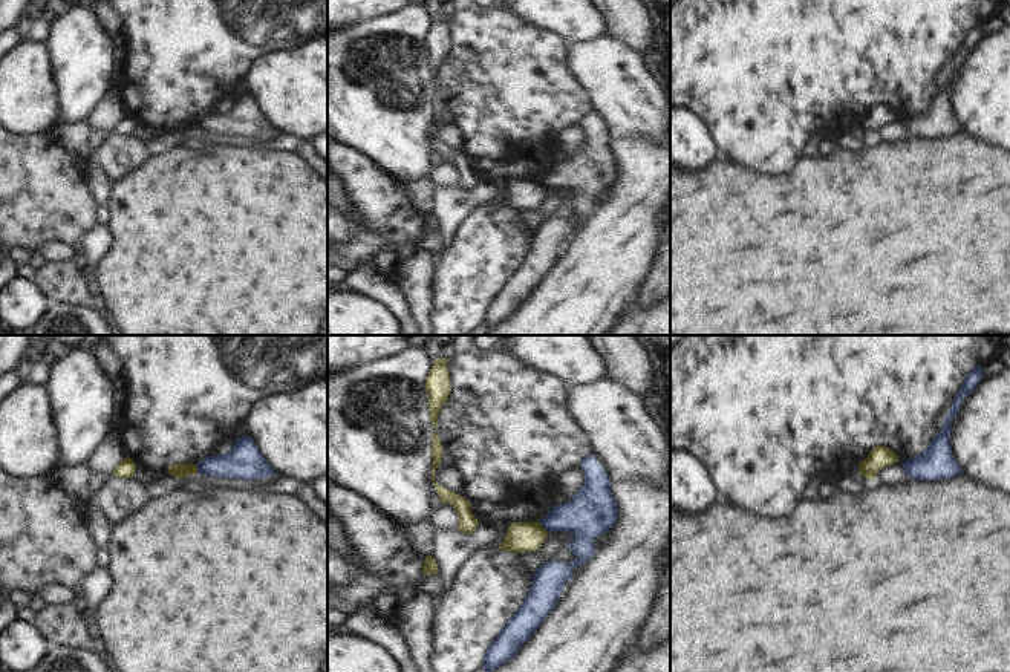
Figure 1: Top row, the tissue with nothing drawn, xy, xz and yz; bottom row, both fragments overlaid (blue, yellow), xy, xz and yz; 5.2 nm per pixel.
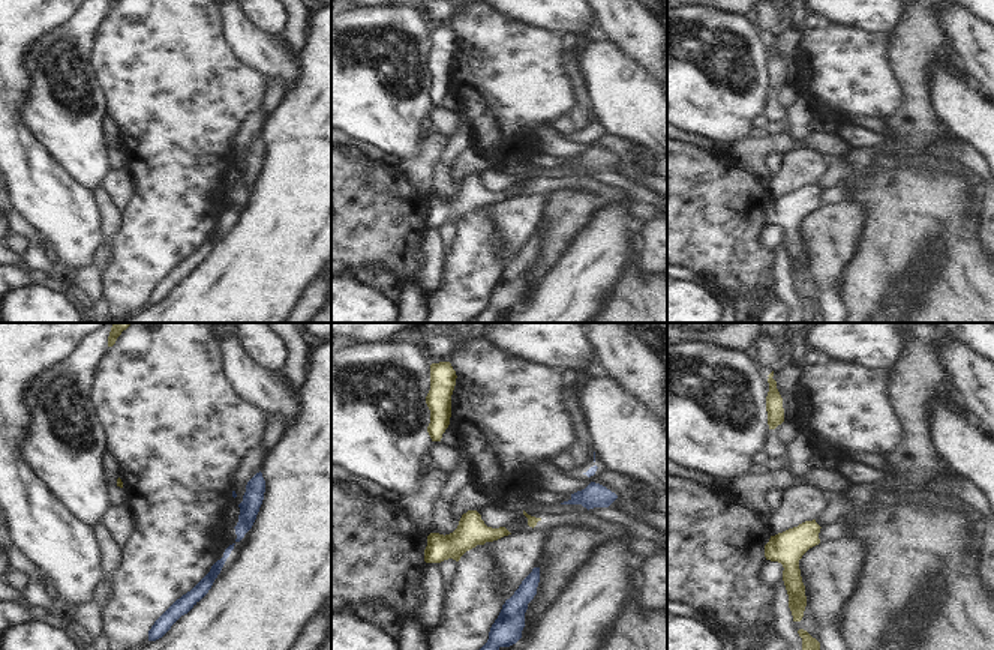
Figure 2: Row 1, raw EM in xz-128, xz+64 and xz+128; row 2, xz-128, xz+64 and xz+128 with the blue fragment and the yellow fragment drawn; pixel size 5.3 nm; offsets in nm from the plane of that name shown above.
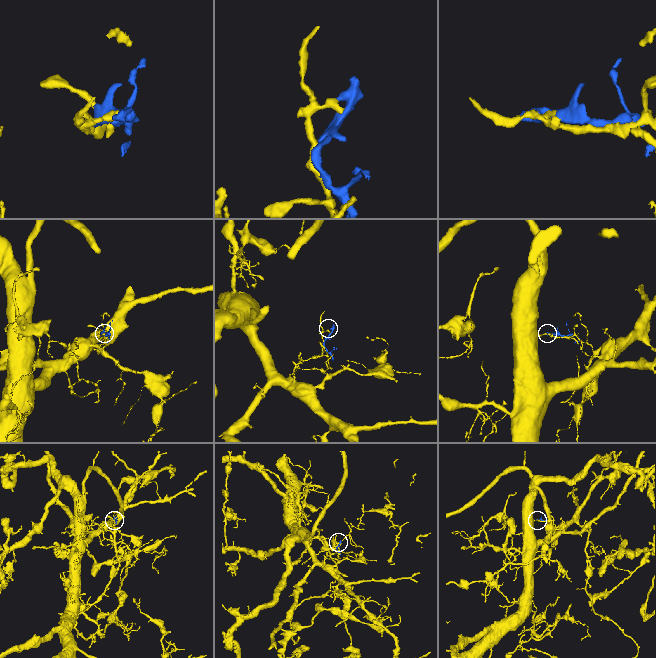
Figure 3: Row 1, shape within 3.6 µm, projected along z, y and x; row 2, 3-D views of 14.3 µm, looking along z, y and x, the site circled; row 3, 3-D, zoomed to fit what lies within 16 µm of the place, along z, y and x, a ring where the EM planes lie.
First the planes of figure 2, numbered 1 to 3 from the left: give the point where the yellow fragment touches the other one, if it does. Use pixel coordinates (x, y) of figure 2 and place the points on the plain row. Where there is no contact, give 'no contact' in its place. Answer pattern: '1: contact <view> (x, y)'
1: no contact
2: no contact
3: contact xz+128 (816, 317)

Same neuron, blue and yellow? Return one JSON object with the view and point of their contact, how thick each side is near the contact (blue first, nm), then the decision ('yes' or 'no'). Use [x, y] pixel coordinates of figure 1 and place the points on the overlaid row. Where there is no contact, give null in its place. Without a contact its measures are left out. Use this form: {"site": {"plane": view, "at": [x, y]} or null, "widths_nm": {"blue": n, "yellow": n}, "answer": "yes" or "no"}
{"site": {"plane": "xz", "at": [544, 527]}, "widths_nm": {"blue": 240, "yellow": 160}, "answer": "no"}

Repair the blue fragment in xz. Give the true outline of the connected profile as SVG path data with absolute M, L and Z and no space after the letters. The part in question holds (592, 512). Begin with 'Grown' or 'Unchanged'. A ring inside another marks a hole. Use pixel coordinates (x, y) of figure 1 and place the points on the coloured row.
Unchanged. M589 455L580 462L580 468L585 475L585 484L572 501L552 505L539 522L548 533L566 531L575 536L571 543L566 543L575 560L571 563L549 560L536 571L520 608L490 643L484 655L484 672L493 672L520 651L522 644L554 609L565 582L572 577L574 569L594 557L594 540L608 533L618 519L618 508L609 488L612 482L597 458Z

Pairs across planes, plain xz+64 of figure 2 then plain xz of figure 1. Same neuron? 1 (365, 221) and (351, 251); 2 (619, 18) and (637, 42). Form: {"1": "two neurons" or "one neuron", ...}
{"1": "one neuron", "2": "one neuron"}

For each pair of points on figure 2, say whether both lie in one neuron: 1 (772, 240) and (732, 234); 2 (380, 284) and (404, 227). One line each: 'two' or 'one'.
1: two
2: two

